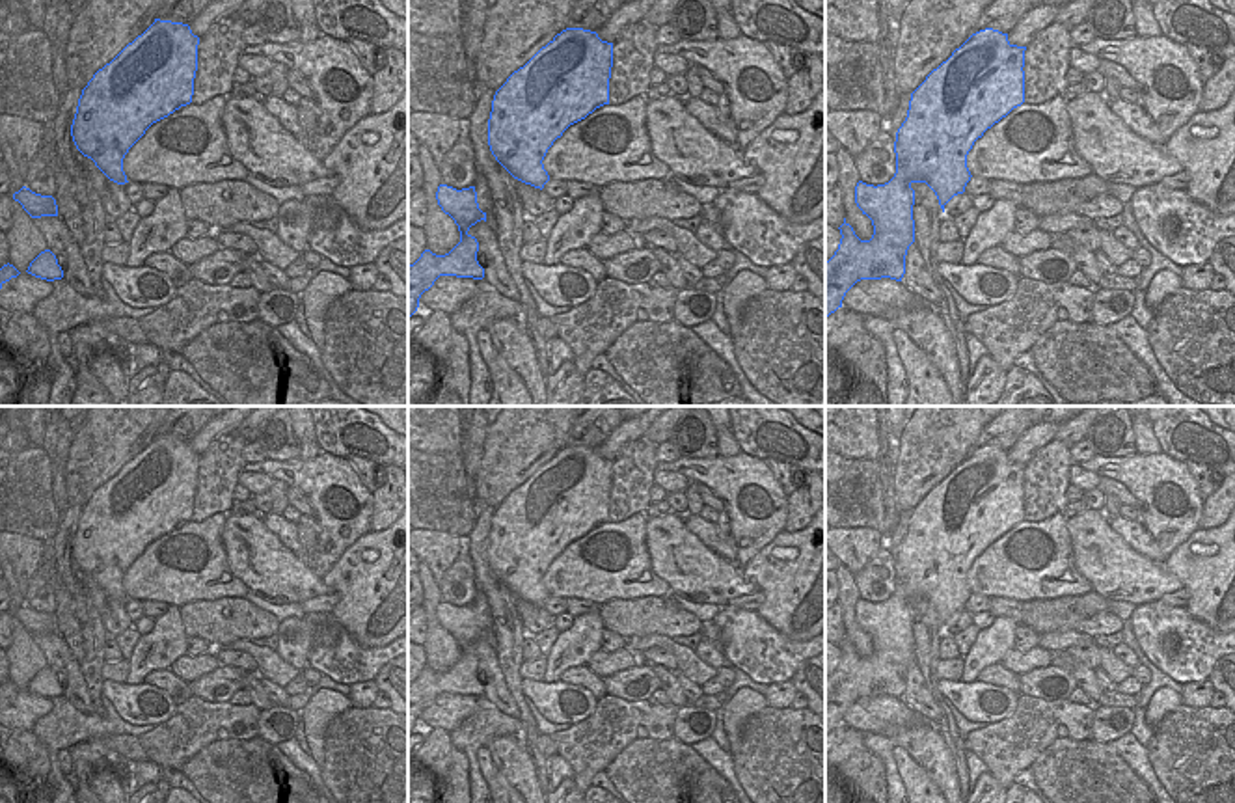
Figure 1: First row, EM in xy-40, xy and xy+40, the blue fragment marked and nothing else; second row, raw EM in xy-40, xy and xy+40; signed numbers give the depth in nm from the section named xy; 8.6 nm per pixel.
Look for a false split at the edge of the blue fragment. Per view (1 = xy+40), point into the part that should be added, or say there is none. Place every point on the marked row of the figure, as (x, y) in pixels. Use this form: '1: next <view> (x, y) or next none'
1: next none

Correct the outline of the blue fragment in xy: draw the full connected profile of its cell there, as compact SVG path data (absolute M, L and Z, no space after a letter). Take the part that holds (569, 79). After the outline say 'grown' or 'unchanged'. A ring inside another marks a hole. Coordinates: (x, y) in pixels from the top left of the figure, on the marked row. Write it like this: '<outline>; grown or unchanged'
M566 28L495 91L488 145L518 181L544 188L544 157L563 132L609 104L613 43Z; unchanged

